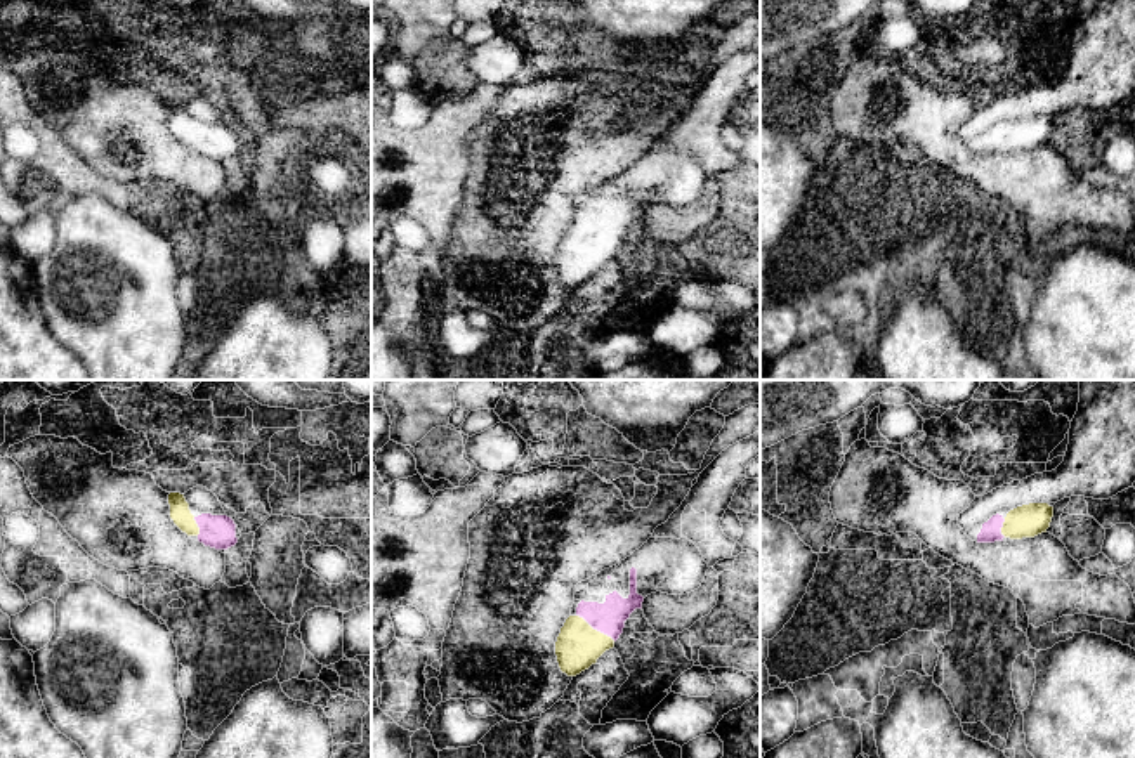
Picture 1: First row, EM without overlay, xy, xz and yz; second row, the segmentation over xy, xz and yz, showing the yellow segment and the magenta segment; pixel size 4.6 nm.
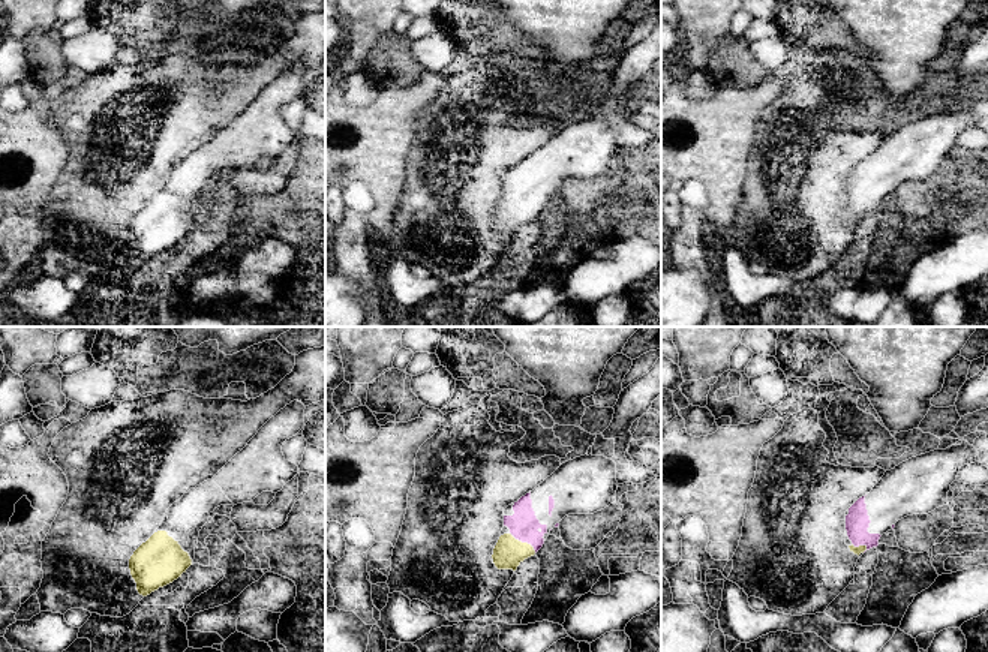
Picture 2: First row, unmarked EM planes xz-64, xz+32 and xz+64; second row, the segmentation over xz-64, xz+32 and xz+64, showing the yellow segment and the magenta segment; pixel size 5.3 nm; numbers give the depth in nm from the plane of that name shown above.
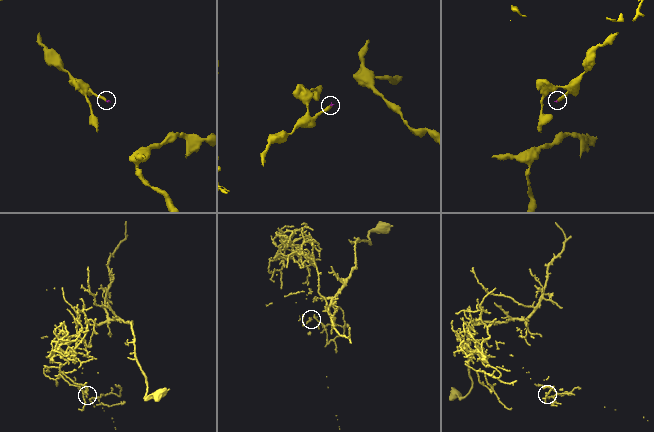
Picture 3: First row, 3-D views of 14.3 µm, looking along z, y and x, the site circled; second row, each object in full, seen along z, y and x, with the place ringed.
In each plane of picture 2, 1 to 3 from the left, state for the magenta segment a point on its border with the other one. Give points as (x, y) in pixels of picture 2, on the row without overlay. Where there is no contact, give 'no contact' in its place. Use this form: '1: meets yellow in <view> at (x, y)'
1: no contact
2: meets yellow in xz+32 at (523, 207)
3: meets yellow in xz+64 at (859, 210)

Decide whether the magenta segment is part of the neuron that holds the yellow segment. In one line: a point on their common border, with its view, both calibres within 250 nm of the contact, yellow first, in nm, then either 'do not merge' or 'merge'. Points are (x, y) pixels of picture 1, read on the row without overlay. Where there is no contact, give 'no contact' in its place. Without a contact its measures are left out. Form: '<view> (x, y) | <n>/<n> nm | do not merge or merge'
xz (596, 241) | 220/150 nm | merge

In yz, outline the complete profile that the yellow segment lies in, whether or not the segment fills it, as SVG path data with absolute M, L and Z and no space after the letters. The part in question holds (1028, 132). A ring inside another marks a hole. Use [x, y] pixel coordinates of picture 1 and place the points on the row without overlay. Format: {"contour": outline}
{"contour": "M1029 114L1010 121L1005 128L996 125L982 135L977 154L994 154L1022 149L1034 149L1046 144L1053 128L1053 118L1048 114Z"}

